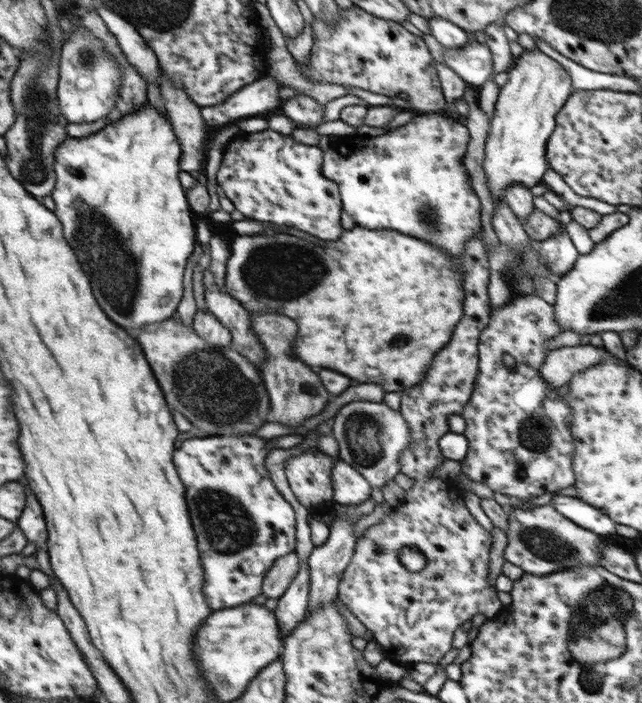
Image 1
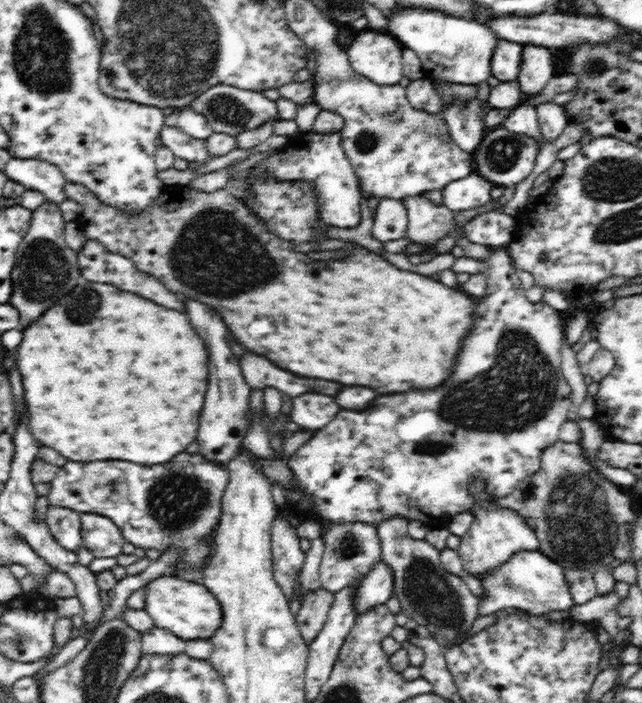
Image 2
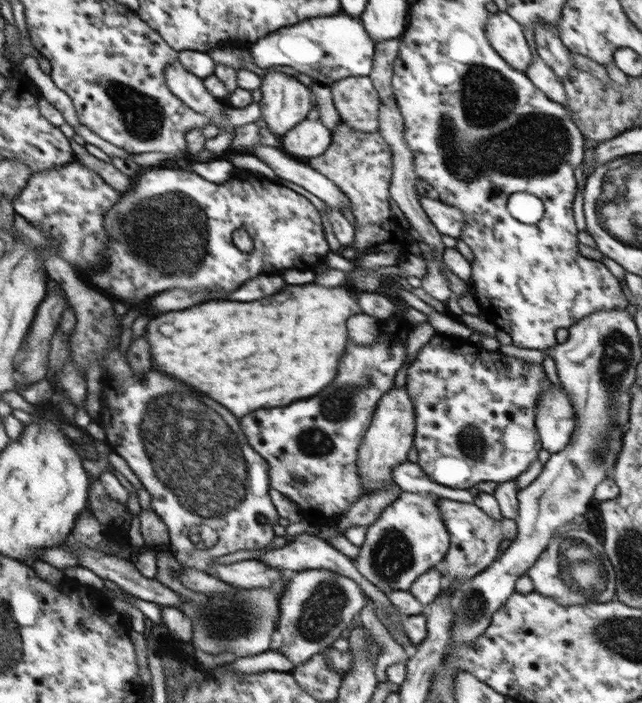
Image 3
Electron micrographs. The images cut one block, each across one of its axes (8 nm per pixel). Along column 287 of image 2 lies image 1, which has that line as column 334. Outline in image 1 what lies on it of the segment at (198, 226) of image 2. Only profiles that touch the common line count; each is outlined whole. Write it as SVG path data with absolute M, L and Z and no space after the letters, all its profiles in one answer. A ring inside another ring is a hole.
M355 224L354 227L348 230L343 229L340 240L336 240L336 242L320 240L314 246L312 246L312 242L288 233L274 234L274 236L234 234L229 241L230 250L226 261L224 290L233 298L236 298L250 315L258 312L278 312L278 314L284 314L284 316L296 320L300 332L306 332L306 334L298 334L298 338L296 338L296 352L306 364L336 370L340 374L356 378L358 382L382 384L383 389L388 390L388 392L400 393L407 387L422 382L422 378L426 376L426 370L430 370L430 366L433 366L432 360L434 360L436 352L442 350L450 342L454 328L466 314L464 311L465 293L462 290L462 277L456 272L456 264L450 258L450 254L446 254L444 250L440 250L440 248L436 248L436 246L432 246L432 244L420 240L420 238L414 238L414 236L394 234L394 230L390 229L366 230L366 228Z

